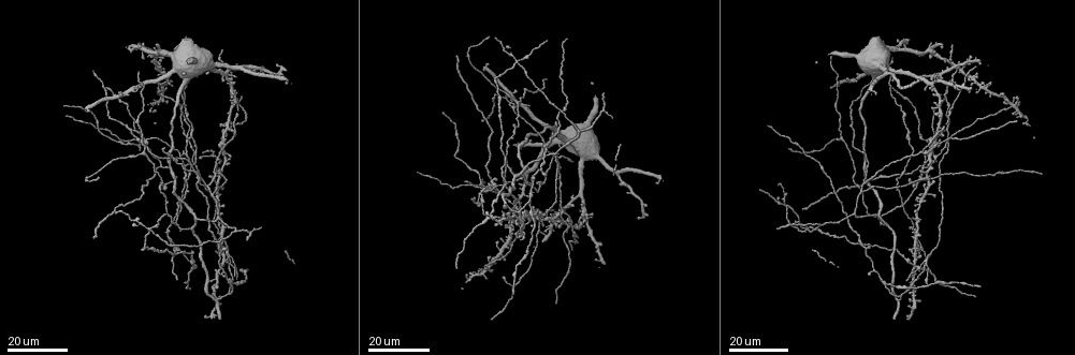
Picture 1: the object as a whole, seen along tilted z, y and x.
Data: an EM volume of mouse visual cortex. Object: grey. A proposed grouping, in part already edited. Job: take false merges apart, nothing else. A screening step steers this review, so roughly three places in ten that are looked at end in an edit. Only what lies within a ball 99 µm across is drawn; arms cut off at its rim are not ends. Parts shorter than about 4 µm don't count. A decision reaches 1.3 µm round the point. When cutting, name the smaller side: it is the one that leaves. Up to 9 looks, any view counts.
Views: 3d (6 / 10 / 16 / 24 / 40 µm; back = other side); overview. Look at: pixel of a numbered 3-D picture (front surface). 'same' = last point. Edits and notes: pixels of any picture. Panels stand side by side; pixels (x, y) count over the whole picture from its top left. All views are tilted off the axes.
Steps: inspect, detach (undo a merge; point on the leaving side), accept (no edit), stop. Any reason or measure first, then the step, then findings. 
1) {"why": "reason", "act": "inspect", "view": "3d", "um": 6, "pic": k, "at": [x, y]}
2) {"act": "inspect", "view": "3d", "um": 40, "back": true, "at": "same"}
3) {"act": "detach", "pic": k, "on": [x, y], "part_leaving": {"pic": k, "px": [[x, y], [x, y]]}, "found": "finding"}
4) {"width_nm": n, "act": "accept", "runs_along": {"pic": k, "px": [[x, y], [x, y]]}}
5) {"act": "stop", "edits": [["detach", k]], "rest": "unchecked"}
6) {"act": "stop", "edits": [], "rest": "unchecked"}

{"why": "arms part here", "act": "inspect", "view": "3d", "um": 16, "pic": 1, "at": [925, 262]}

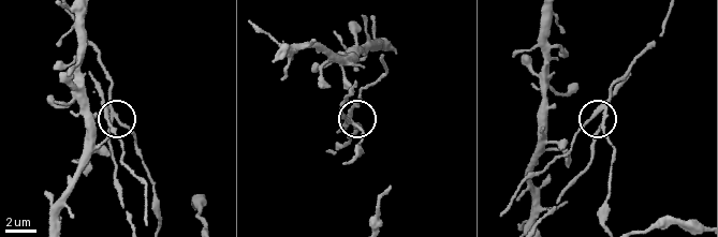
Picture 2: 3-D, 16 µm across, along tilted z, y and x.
{"act": "inspect", "view": "3d", "um": 6, "pic": 2, "at": [118, 119]}

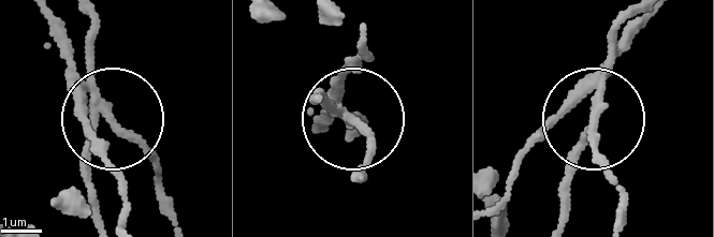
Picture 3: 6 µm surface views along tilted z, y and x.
{"side_arm_um": 10, "act": "detach", "pic": 3, "on": [95, 137], "part_leaving": {"pic": 3, "px": [[91, 90], [85, 121], [124, 212]]}, "found": "a second neuron is stuck on"}

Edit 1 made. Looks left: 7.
{"act": "inspect", "view": "overview"}

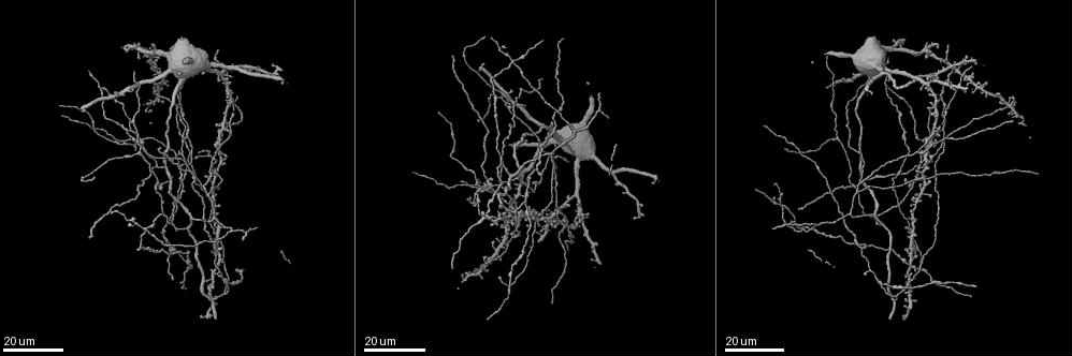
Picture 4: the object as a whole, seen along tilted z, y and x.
{"why": "four or more arms meet", "act": "inspect", "view": "3d", "um": 24, "pic": 4, "at": [921, 179]}

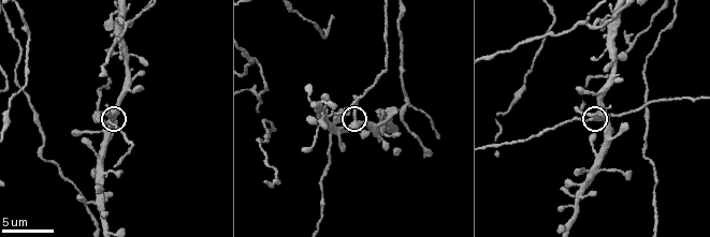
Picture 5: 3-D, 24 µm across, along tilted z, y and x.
{"why": "closer look", "act": "inspect", "view": "3d", "um": 6, "pic": 5, "at": [599, 114]}

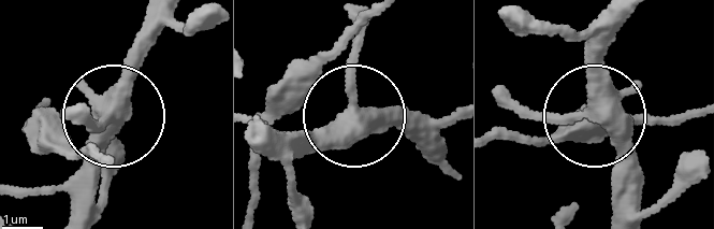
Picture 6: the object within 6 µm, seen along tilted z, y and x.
{"act": "accept", "runs_along": {"pic": 6, "px": [[147, 23], [126, 106], [76, 191]]}, "found": "one neuron here"}

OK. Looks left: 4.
{"why": "small branch off a trunk", "act": "inspect", "view": "3d", "um": 6, "pic": 5, "at": [628, 44]}

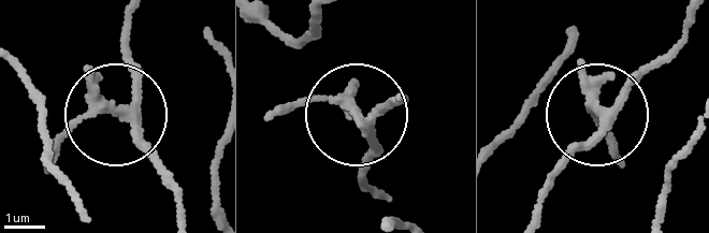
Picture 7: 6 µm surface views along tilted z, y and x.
{"act": "accept", "runs_along": {"pic": 7, "px": [[375, 197], [353, 114], [320, 101], [268, 112]]}, "found": "one neuron here"}

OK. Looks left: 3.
{"why": "side arm on a straight run", "act": "inspect", "view": "3d", "um": 16, "pic": 4, "at": [229, 129]}

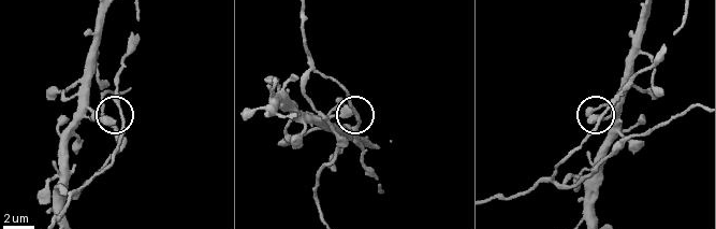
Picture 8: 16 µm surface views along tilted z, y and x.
{"act": "inspect", "view": "3d", "um": 6, "pic": 8, "at": [121, 116]}

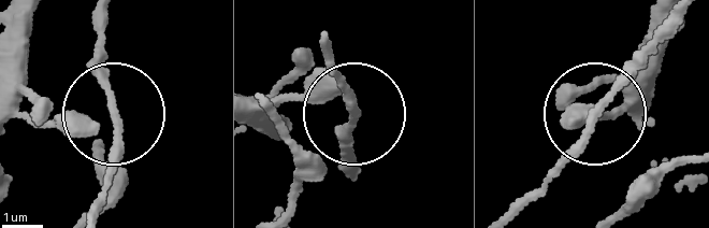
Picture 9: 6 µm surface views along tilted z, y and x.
{"act": "accept", "found": "all the same neuron"}

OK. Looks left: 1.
{"act": "stop", "edits": [["detach", 3]], "rest": "unchecked"}

